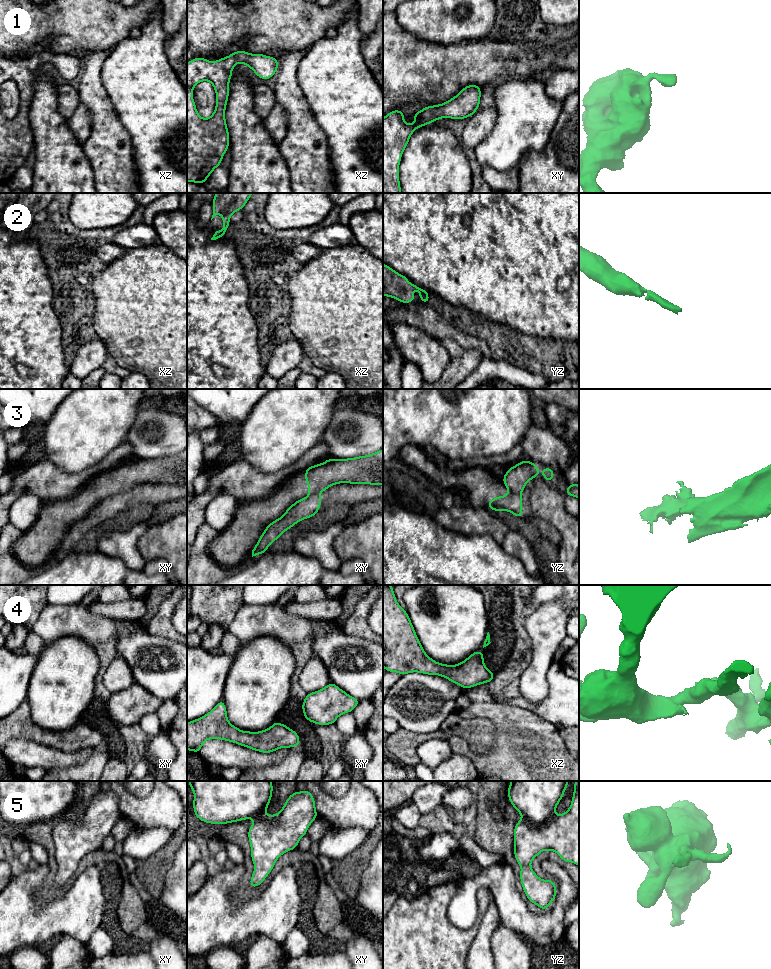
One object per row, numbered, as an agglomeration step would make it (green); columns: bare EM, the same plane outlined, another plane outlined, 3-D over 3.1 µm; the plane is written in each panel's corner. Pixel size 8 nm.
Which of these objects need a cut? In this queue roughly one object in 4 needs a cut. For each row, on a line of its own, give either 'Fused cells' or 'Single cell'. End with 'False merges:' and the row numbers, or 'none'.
1: Single cell
2: Single cell
3: Fused cells
4: Single cell
5: Single cell
False merges: 3

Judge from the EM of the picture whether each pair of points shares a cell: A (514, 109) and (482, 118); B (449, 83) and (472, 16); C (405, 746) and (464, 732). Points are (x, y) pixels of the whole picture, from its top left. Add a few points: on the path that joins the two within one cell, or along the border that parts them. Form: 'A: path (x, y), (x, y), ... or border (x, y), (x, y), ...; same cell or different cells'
A: border (495, 107), (496, 123), (487, 136); different cells
B: border (486, 36), (480, 39), (440, 45); different cells
C: path (420, 738), (449, 730); same cell

